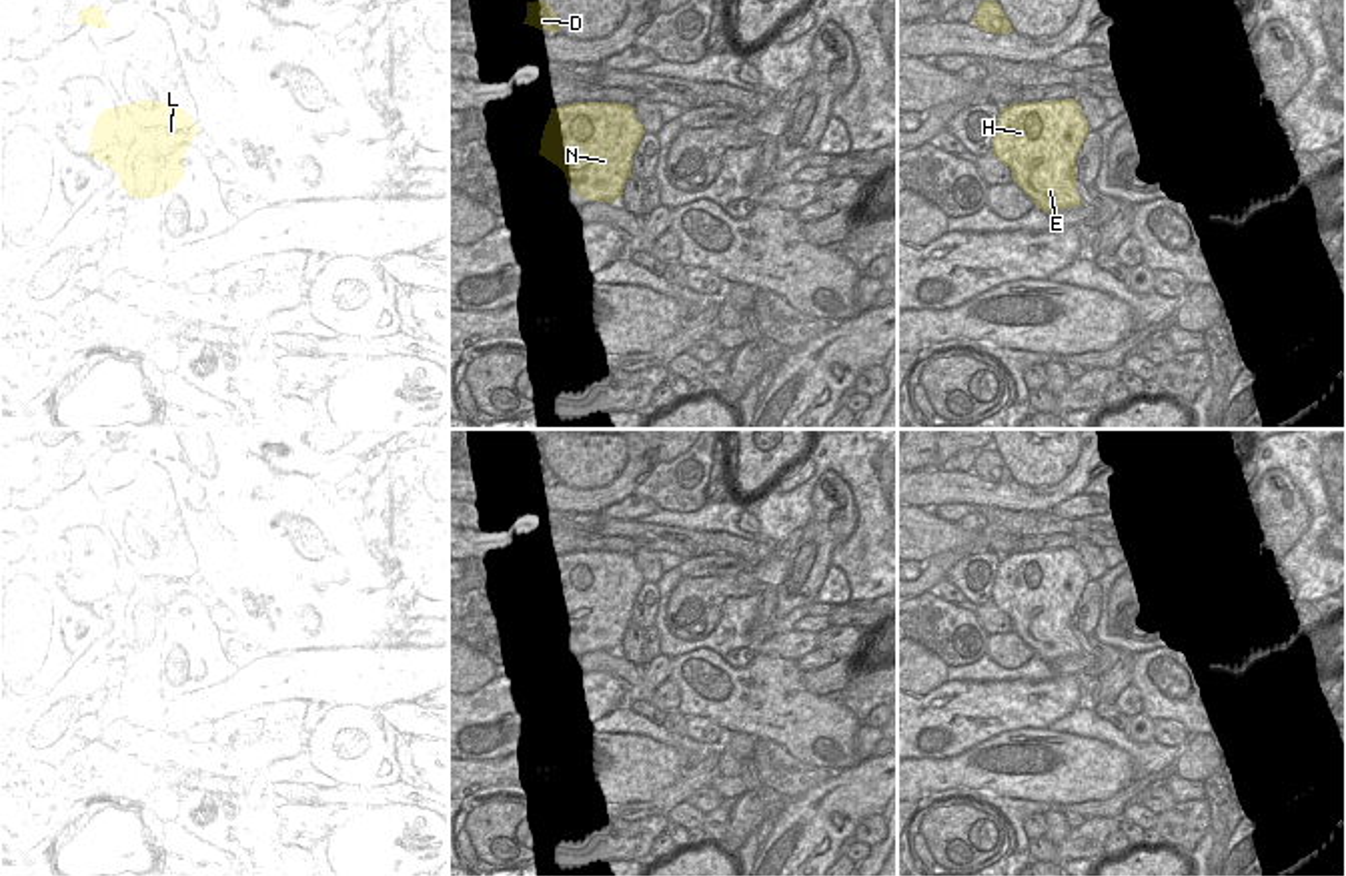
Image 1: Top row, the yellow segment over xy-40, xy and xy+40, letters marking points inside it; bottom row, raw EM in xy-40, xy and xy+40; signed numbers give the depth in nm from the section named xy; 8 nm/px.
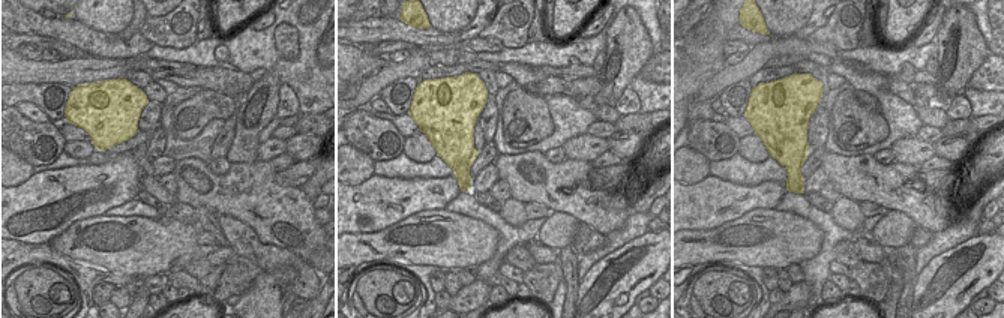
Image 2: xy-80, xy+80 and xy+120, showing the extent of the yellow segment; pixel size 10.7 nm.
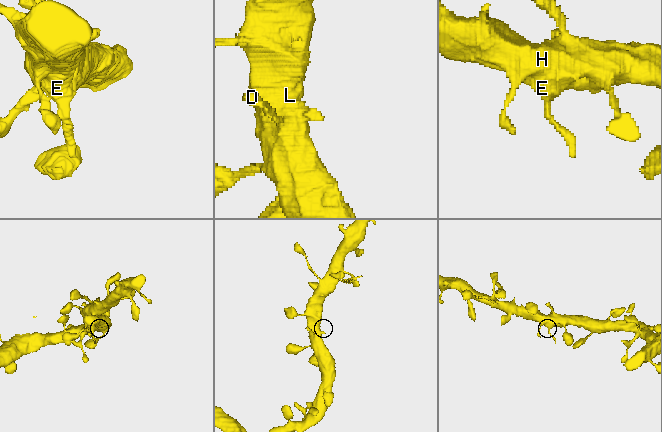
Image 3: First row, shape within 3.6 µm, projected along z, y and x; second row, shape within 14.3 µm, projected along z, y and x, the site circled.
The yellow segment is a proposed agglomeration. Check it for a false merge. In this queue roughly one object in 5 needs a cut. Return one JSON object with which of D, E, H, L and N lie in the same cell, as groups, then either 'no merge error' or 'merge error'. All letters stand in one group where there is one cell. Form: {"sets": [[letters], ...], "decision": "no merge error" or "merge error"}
{"sets": [["D", "E", "H", "L", "N"]], "decision": "no merge error"}

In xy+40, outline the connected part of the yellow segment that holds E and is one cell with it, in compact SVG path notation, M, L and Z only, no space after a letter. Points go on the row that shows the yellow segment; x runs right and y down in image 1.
M1076 98L1012 102L999 112L989 152L1050 214L1080 206L1076 158L1088 132L1090 124Z

